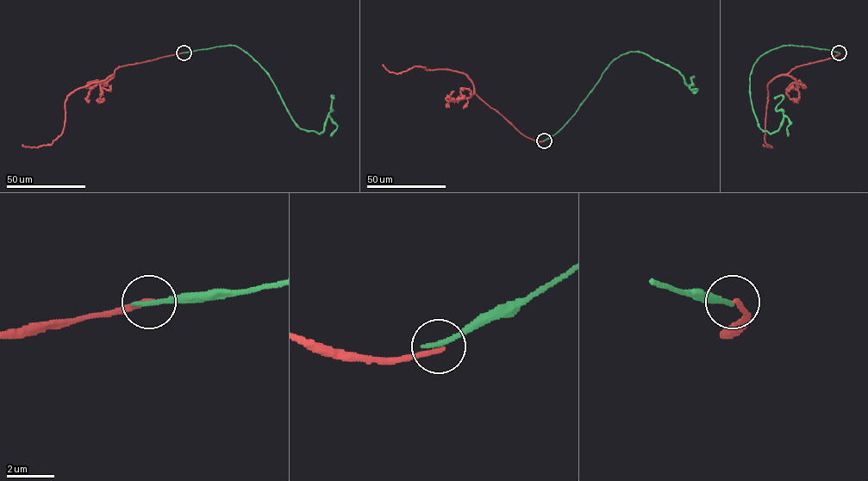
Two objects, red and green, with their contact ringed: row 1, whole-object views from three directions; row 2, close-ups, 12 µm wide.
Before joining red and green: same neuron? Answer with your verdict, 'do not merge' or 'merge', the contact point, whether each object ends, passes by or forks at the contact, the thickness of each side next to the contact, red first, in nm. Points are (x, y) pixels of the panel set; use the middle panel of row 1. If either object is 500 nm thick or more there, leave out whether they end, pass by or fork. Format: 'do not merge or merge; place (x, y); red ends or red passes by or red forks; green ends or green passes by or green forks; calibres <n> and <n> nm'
do not merge; place (544, 140); red ends; green ends; calibres 240 and 240 nm

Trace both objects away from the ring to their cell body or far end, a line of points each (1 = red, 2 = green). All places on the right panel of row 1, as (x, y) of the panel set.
1: (839, 53), (832, 58), (796, 66), (776, 76), (767, 84), (764, 140), (772, 147), (763, 145)
2: (839, 53), (765, 53), (750, 95), (770, 134), (783, 121), (783, 96), (774, 98)

